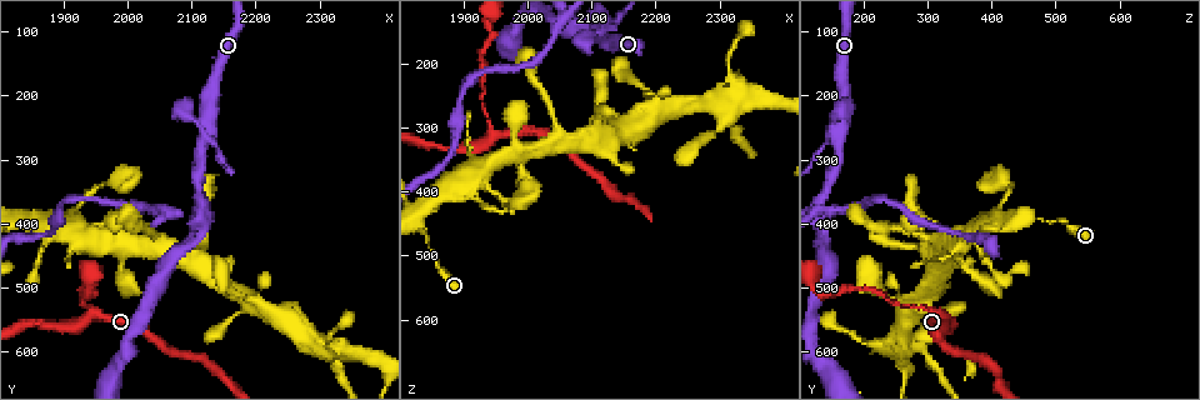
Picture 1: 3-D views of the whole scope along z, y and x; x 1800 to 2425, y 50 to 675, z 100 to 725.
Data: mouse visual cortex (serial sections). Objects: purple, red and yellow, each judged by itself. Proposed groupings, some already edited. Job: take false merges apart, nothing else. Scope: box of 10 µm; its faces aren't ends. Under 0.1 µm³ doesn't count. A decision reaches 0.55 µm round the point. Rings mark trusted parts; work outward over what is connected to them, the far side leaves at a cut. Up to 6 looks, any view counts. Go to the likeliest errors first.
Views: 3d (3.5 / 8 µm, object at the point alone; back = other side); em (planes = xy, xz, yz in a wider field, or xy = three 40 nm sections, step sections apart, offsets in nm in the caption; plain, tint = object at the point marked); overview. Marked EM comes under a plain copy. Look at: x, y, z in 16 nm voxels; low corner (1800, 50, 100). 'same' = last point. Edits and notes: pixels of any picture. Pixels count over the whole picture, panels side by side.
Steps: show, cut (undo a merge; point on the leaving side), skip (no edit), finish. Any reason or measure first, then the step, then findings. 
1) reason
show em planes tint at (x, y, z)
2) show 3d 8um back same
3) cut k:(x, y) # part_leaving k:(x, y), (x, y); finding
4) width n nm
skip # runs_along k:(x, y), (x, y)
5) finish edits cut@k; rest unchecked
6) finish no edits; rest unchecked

sharp bend
show 3d 8um at (2120, 250, 170)

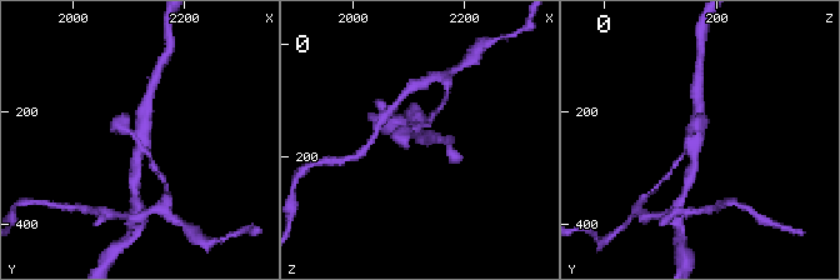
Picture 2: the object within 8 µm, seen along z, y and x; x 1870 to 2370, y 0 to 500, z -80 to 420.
need the tissue
show em xy step 5 tint same

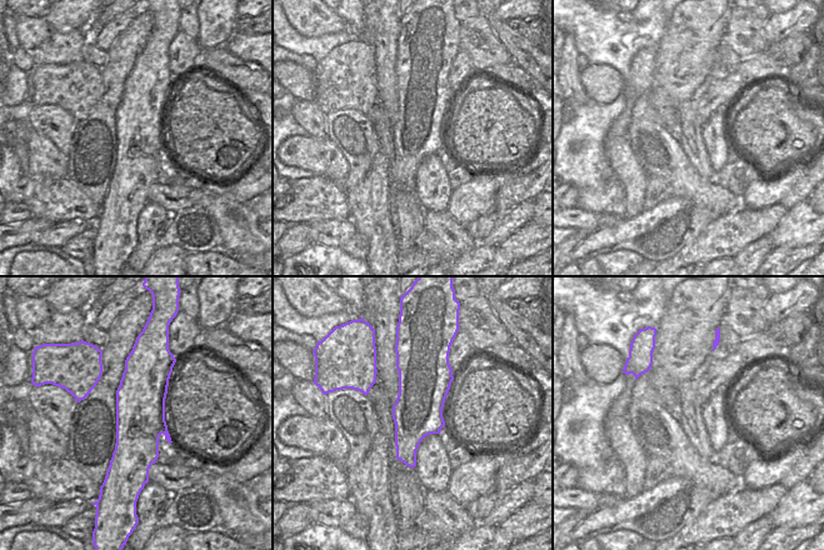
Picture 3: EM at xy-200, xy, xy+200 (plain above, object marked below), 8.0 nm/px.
cut 2:(118, 124) # a second cell is stuck on

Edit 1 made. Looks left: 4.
show overview

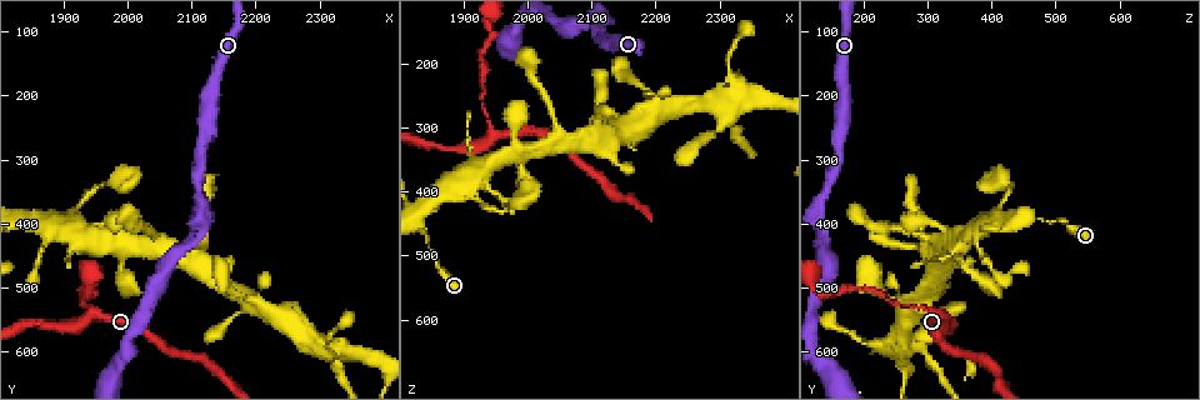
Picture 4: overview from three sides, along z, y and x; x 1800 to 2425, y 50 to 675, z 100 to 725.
sharp bend
show 3d 3.5um at (1910, 560, 335)

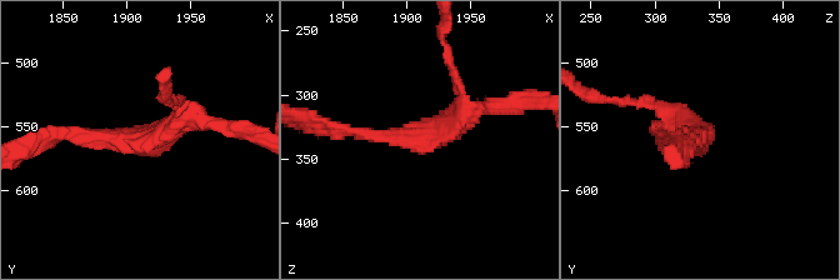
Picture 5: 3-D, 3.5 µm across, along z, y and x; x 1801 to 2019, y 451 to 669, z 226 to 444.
arm_widths 150, 250 nm; now the EM
show em xy step 2 tint at (1906, 562, 332)

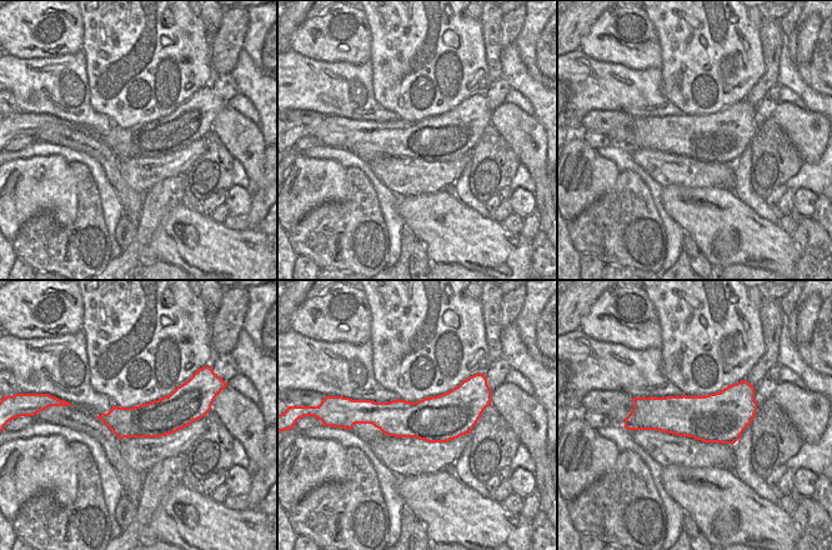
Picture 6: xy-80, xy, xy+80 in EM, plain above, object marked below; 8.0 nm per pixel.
width 380 nm
skip # runs_along 5:(484, 106), (434, 135), (334, 129); all the same cell

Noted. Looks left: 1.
finish edits cut@2; rest unchecked

